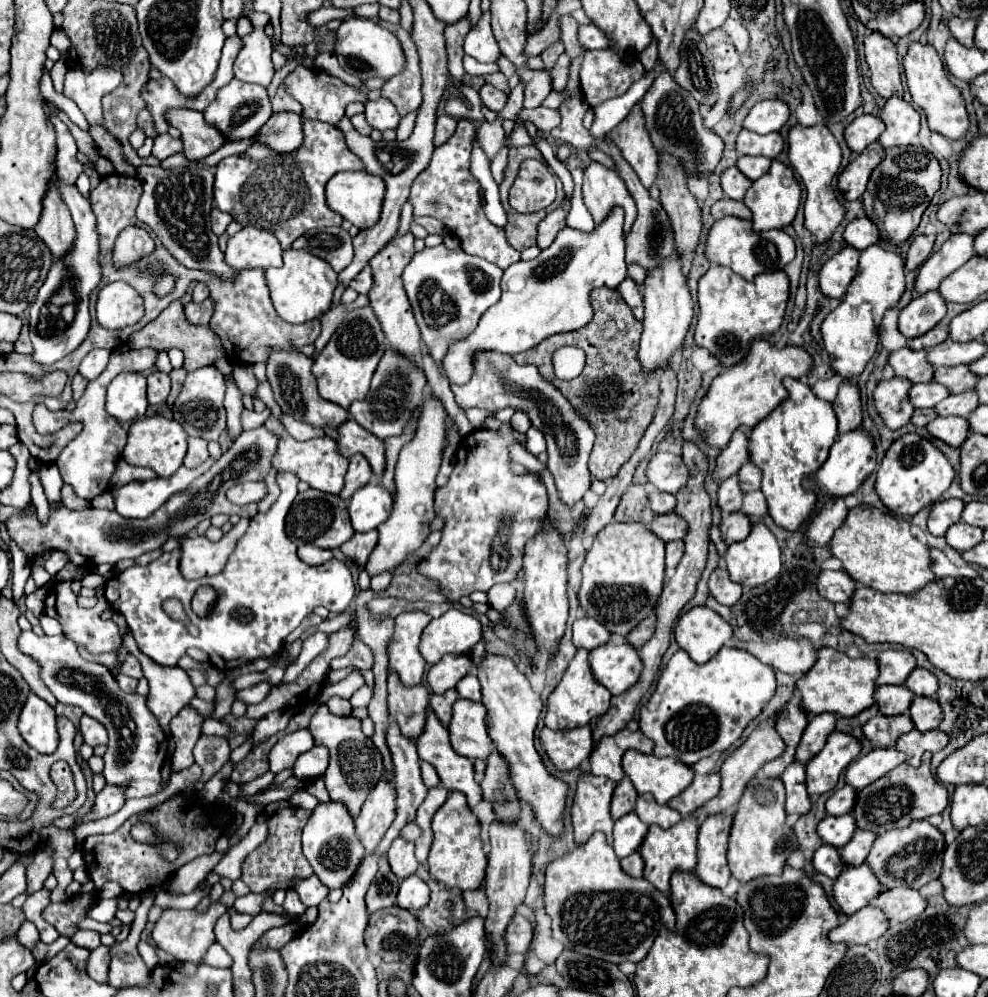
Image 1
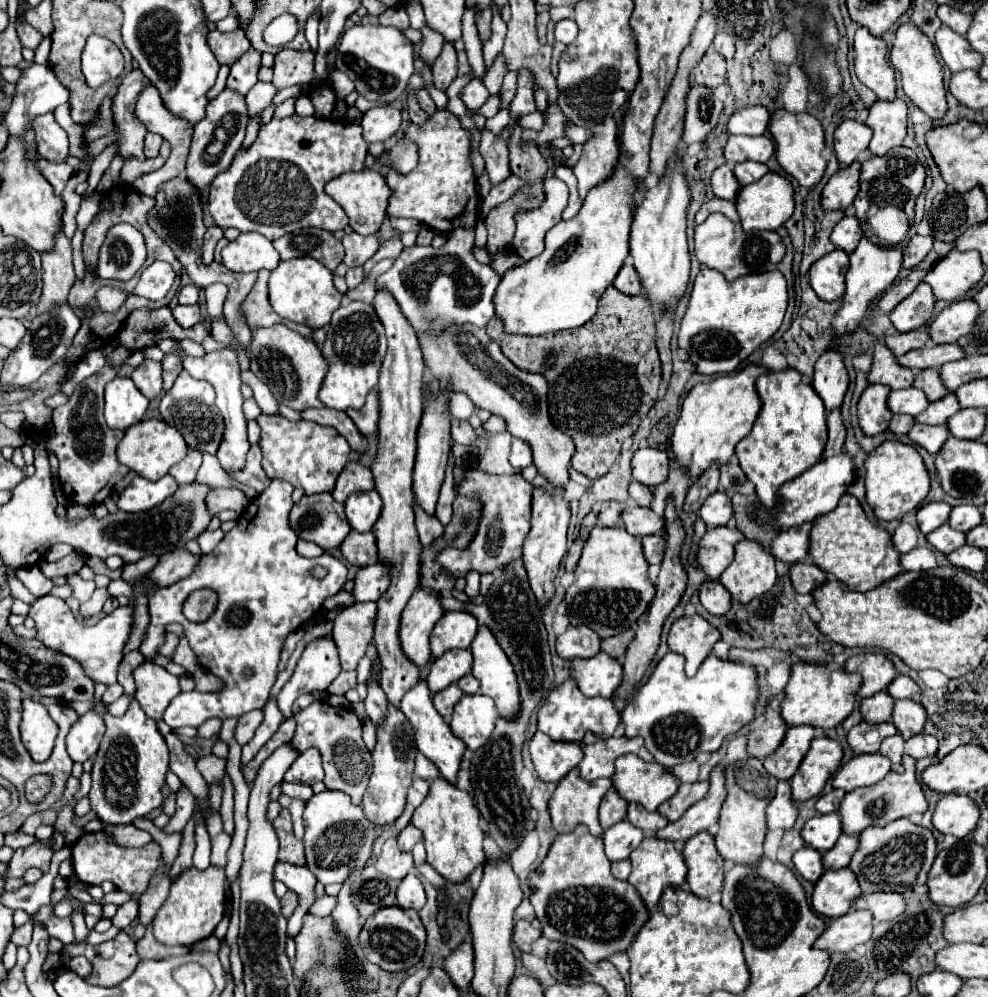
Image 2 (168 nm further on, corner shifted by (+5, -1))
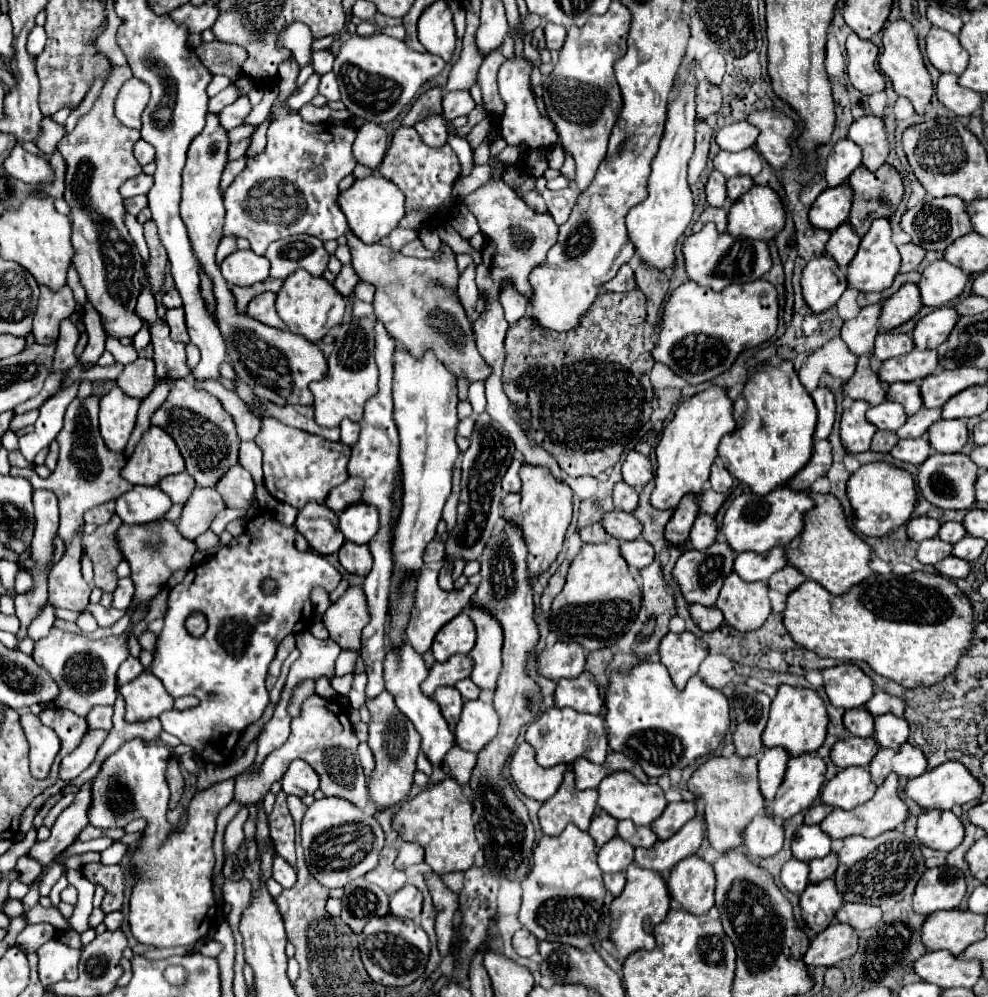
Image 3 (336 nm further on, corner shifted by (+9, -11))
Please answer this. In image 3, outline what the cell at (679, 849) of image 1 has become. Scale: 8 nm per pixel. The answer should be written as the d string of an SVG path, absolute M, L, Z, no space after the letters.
M630 864L626 870L626 888L622 890L620 896L614 898L610 912L612 912L612 930L610 930L610 940L616 946L614 956L618 960L626 960L630 952L636 950L652 950L654 948L654 938L650 932L644 928L644 918L650 918L652 926L662 922L670 910L670 892L666 886L666 880L662 878L660 872L640 868L636 864Z

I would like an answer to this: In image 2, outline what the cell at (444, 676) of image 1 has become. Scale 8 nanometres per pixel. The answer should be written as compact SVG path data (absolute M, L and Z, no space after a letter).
M448 650L440 658L432 662L432 670L428 674L428 688L432 692L440 692L452 682L458 682L472 668L472 652L470 650Z

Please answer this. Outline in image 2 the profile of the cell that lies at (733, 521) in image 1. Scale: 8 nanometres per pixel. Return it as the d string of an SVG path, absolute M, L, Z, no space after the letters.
M718 526L706 530L702 540L698 542L696 562L710 580L718 580L722 570L734 560L734 546L744 540L744 534L736 528Z

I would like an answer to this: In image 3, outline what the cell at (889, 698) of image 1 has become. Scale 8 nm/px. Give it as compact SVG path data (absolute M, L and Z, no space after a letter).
M866 708L846 710L844 724L846 724L848 732L854 736L860 736L860 738L874 736L874 716Z

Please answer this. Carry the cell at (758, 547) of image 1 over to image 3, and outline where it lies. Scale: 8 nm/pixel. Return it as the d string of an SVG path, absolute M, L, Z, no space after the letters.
M732 572L720 590L716 606L722 610L726 622L740 632L756 630L770 614L770 598L766 582L744 582Z

